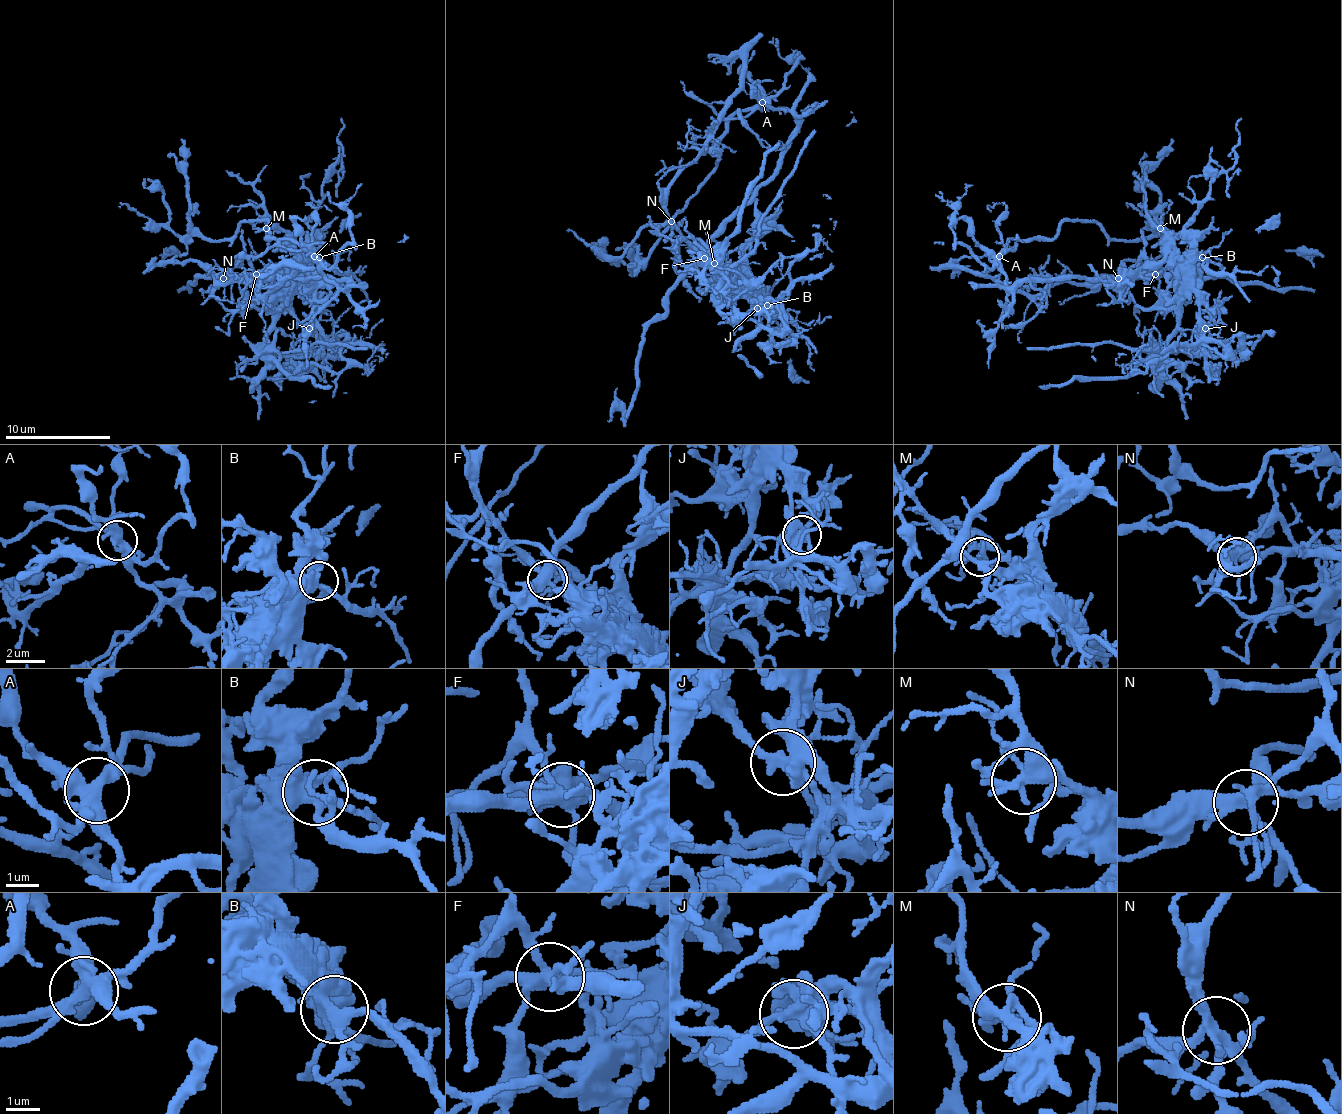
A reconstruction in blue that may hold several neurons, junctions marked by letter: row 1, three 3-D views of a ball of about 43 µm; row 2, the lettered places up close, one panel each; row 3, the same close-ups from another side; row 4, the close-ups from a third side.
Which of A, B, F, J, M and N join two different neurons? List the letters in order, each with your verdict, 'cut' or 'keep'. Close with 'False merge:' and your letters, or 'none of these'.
A: cut
B: keep
F: cut
J: cut
M: keep
N: cut
False merge: A, F, J, N

